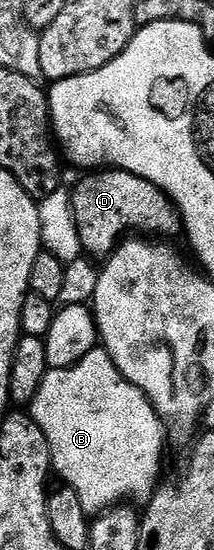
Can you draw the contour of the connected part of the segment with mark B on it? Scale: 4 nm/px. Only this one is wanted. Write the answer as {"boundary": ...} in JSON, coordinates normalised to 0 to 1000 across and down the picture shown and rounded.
{"boundary":[[[472,625],[444,629],[430,640],[411,640],[411,647],[393,647],[369,658],[336,662],[318,669],[280,669],[276,673],[220,671],[187,705],[154,727],[131,733],[131,751],[140,758],[168,764],[168,771],[187,771],[187,785],[206,785],[206,793],[224,800],[234,845],[248,860],[257,864],[271,860],[290,867],[285,875],[341,887],[355,902],[374,902],[374,918],[393,924],[407,938],[453,938],[481,935],[491,927],[514,927],[528,920],[565,920],[603,913],[645,924],[678,922],[724,891],[738,889],[748,882],[748,871],[738,871],[738,831],[776,818],[780,769],[738,755],[720,736],[682,724],[682,716],[654,713],[654,705],[636,705],[636,698],[603,695],[551,675],[523,647],[495,638],[491,629]]]}

